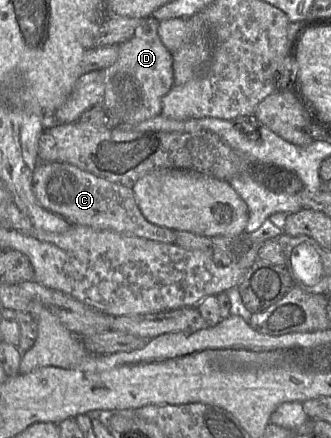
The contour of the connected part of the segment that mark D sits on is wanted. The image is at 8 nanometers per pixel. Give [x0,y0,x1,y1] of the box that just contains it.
[100,16,174,125]

